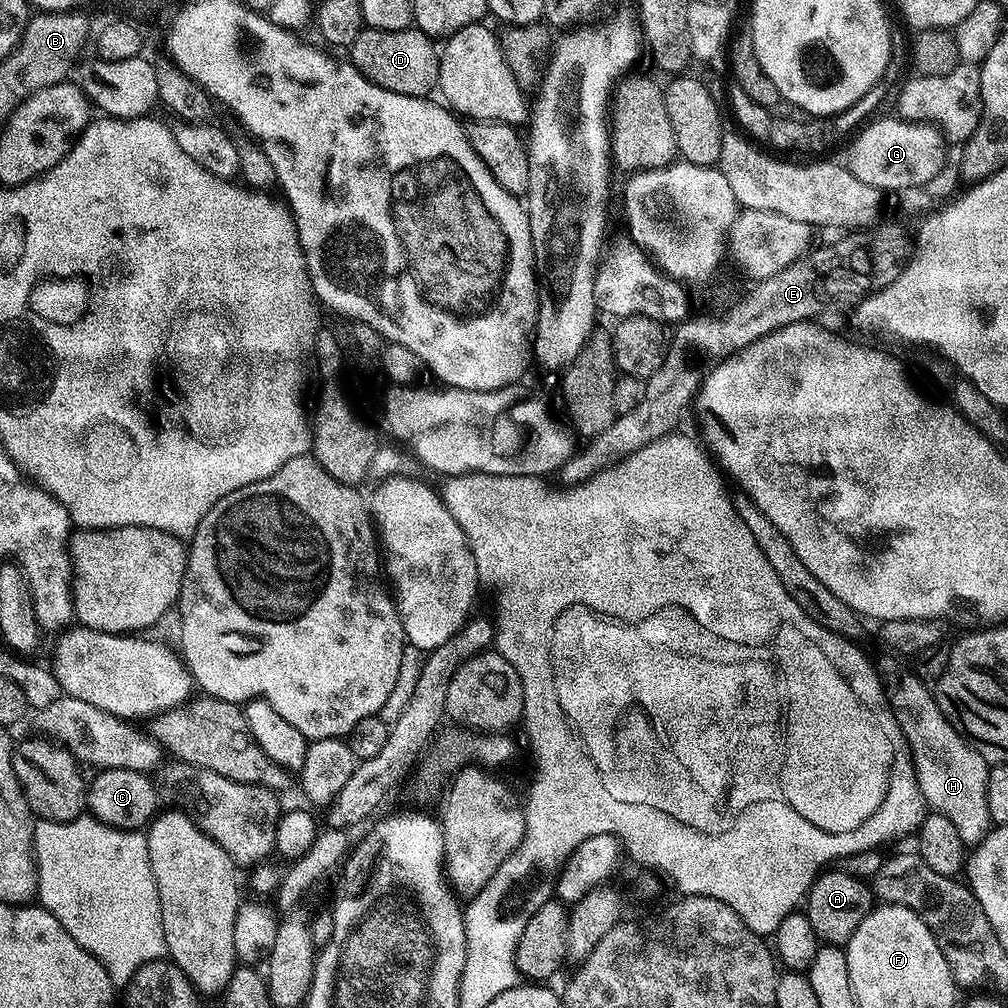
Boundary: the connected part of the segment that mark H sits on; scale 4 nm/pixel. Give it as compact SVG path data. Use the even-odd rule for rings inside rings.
M914 674L900 680L900 685L890 695L892 711L908 739L912 765L924 803L935 815L950 818L958 838L965 846L981 844L984 835L993 827L990 810L986 806L986 782L989 764L950 726L936 704L933 689Z

